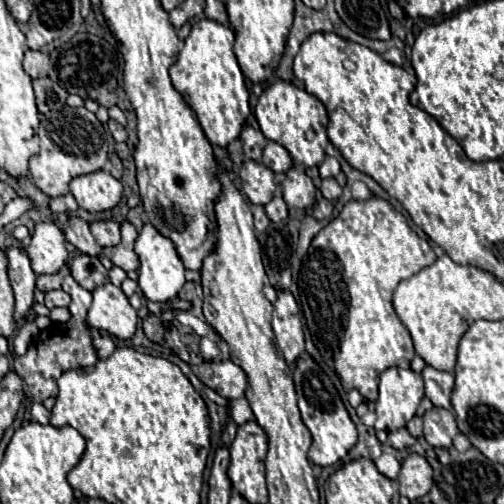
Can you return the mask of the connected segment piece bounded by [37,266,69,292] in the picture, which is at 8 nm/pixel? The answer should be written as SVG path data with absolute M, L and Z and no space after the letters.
M65 266L61 272L57 272L57 276L39 276L39 278L37 278L37 288L39 288L41 292L57 290L57 288L61 288L61 280L63 280L65 274L69 274L69 268L67 268L67 266Z

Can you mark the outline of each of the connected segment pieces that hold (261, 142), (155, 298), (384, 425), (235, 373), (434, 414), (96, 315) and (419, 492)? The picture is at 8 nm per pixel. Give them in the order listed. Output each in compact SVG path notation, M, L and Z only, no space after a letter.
M245 126L243 132L241 132L241 144L243 144L245 156L259 162L261 154L263 154L263 148L267 144L267 138L259 130L255 130L251 126Z
M145 224L137 236L135 252L139 254L139 260L141 260L137 284L139 284L143 298L149 302L169 302L169 300L177 298L177 294L185 286L185 268L173 248L173 242L167 240L165 236L161 236L151 224Z
M389 368L381 374L379 380L379 396L375 400L375 430L387 430L387 432L395 432L407 426L407 422L415 416L417 406L423 398L423 380L419 374L415 374L411 368L409 370L401 370L401 368Z
M203 360L197 366L197 376L205 386L209 386L211 390L229 400L241 398L247 388L245 372L231 360L221 360L221 362Z
M431 408L423 416L423 436L431 446L453 448L453 438L459 434L455 414L443 408Z
M107 284L93 290L93 304L87 312L87 324L115 336L119 342L131 340L139 318L121 288Z
M409 454L401 466L399 484L409 500L423 498L433 486L433 468L419 454Z

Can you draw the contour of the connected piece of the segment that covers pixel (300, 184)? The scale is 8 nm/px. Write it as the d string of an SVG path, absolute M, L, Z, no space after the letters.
M291 168L285 174L281 186L283 186L283 198L285 198L285 202L287 202L289 208L305 210L305 208L313 206L317 188L313 186L311 178L305 172L301 172L297 168Z

